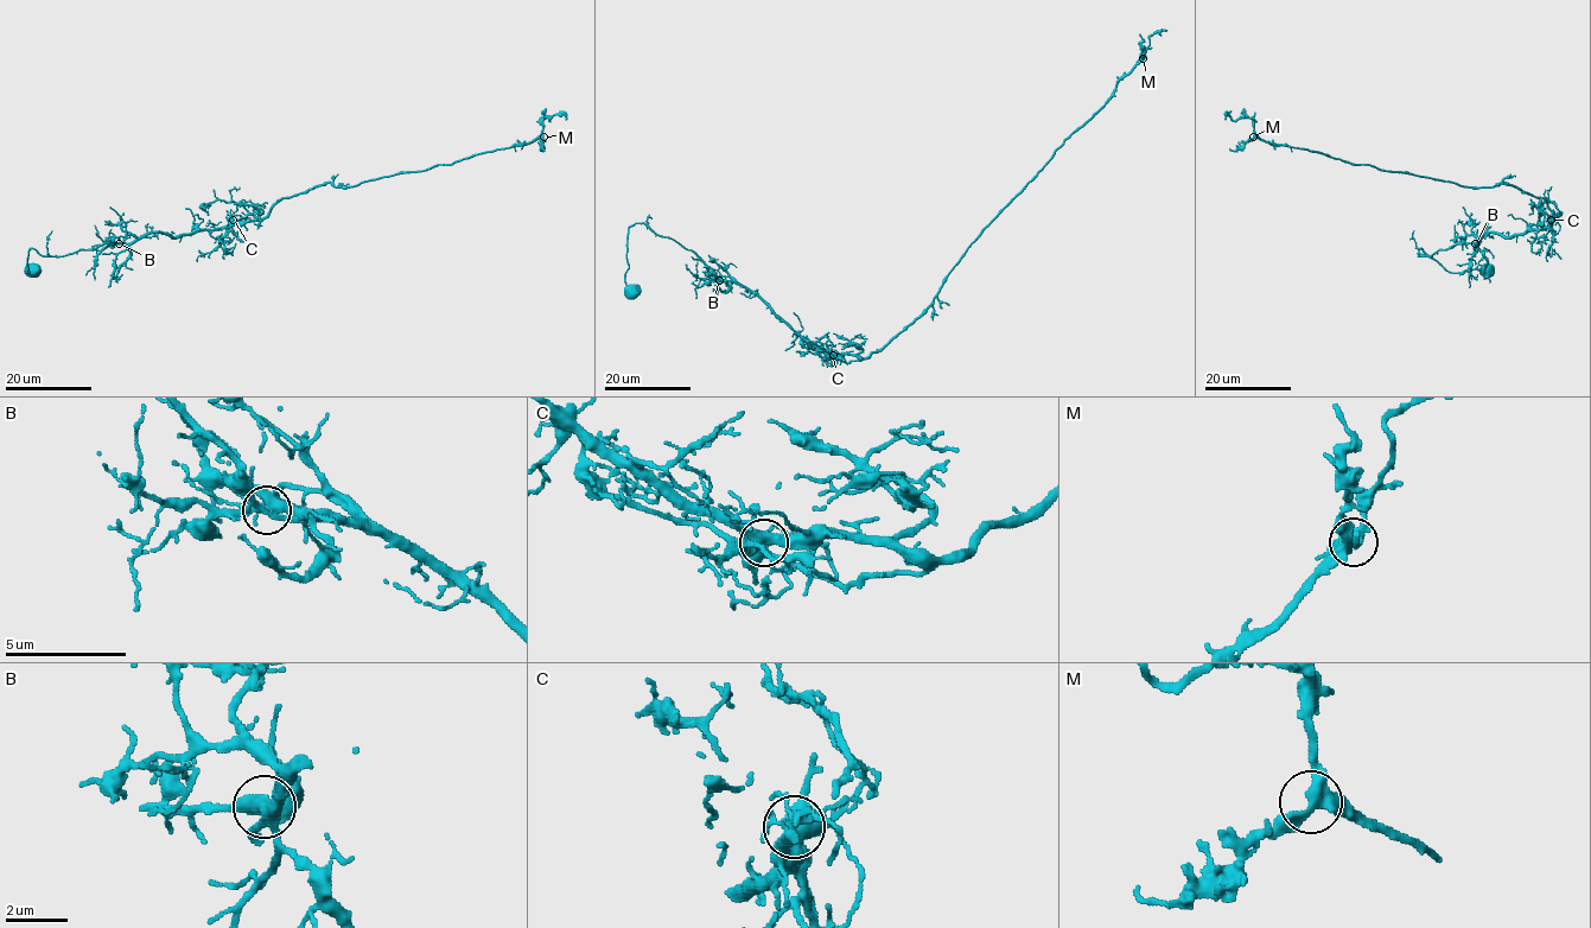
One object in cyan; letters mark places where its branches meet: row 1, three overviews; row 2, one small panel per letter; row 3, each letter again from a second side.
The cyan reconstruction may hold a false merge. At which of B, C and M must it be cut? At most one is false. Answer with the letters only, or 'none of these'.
none of these

